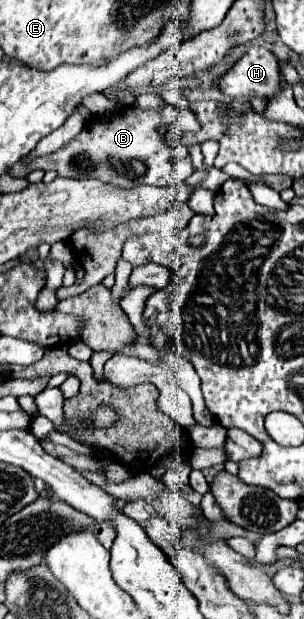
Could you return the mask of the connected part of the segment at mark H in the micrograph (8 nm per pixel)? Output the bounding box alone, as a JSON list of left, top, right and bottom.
[218,47,280,97]

